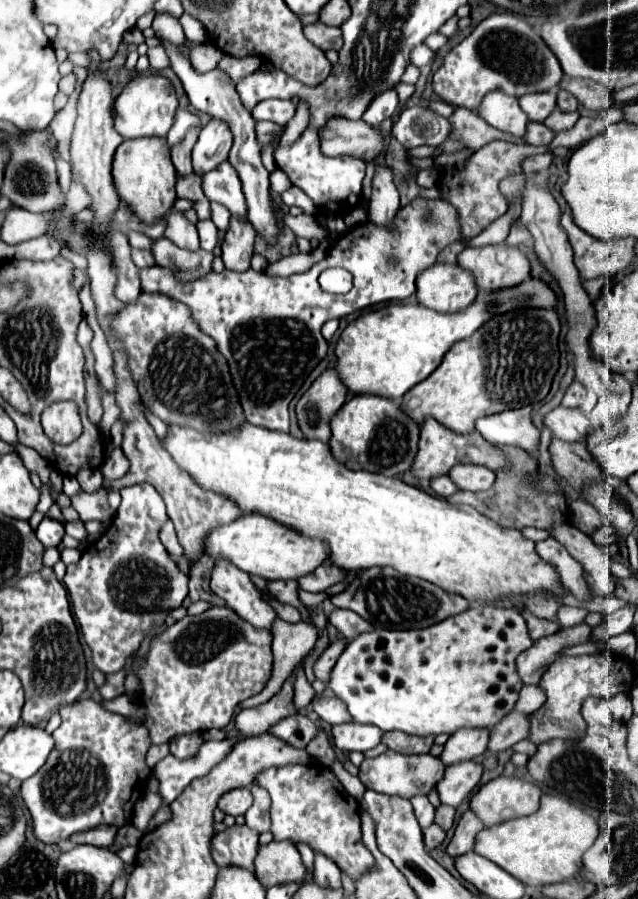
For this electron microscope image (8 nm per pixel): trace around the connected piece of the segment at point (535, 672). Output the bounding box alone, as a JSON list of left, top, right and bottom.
[516,622,592,686]

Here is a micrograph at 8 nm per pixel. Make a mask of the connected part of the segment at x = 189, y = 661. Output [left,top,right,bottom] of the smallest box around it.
[124,606,272,746]

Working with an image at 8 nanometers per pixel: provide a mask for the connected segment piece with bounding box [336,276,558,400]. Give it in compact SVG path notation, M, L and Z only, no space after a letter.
M534 276L512 288L482 292L466 310L454 314L442 314L422 304L388 304L362 314L346 326L336 346L336 366L342 370L342 380L350 386L352 394L382 394L386 398L402 400L412 386L438 368L444 354L456 342L470 338L492 316L518 308L556 310L556 306L556 292L544 280Z

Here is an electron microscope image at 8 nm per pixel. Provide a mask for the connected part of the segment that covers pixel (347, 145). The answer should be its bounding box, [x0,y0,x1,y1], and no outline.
[319,118,384,162]

